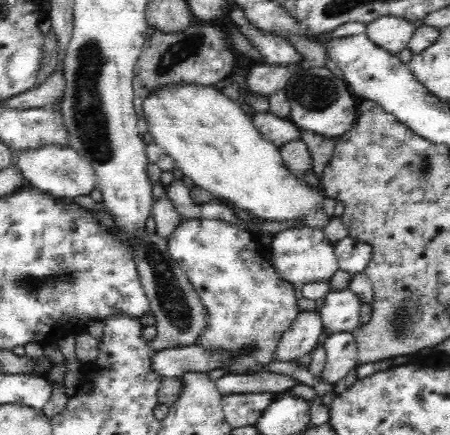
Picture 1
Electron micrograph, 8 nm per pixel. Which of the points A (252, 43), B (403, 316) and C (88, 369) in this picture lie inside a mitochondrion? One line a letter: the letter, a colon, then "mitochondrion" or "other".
A: other
B: mitochondrion
C: other

